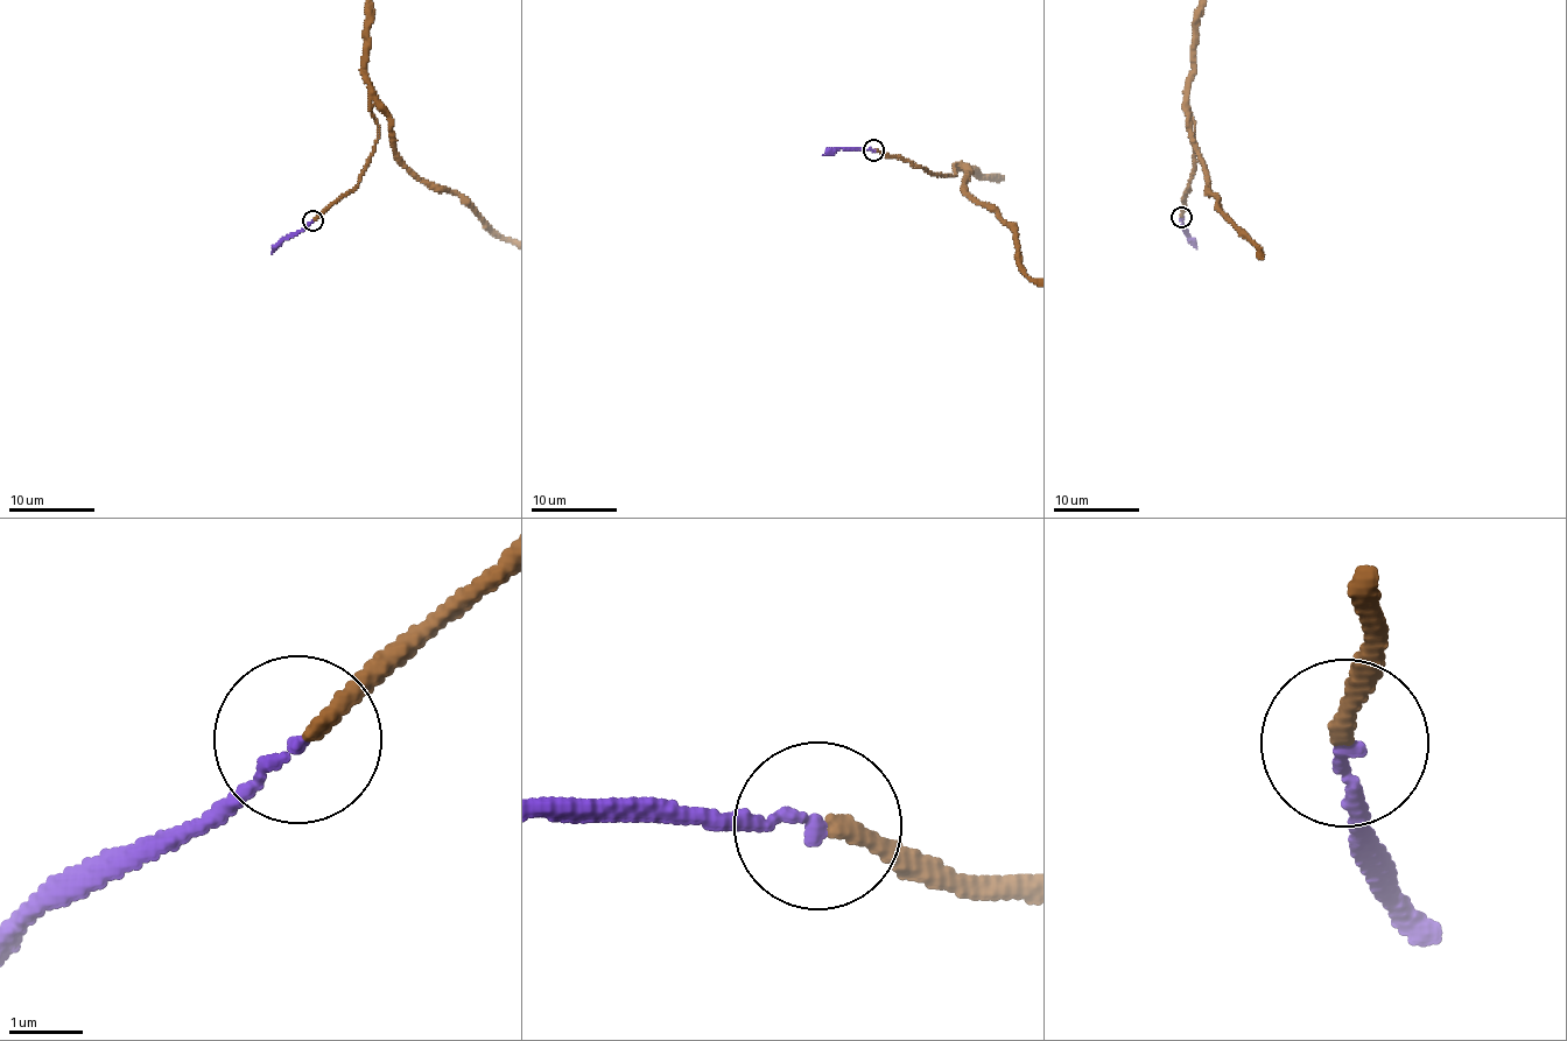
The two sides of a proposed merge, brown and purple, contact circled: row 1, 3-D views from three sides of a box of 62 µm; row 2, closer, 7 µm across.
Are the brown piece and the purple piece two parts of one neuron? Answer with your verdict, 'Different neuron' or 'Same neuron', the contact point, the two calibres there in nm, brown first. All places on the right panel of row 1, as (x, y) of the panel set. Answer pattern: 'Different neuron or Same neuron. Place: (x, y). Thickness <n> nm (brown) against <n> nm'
Same neuron. Place: (1181, 217). Thickness 220 nm (brown) against 170 nm

